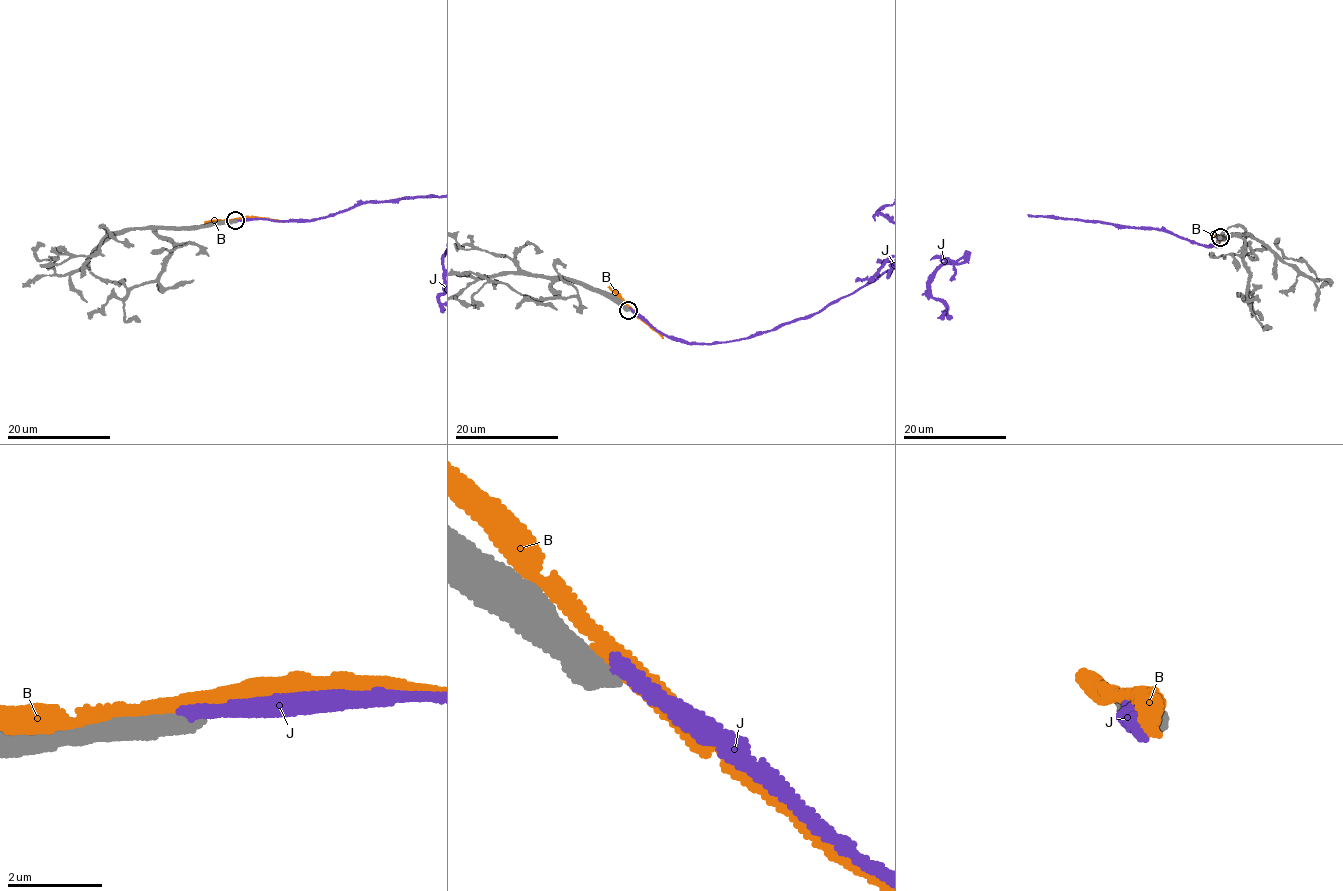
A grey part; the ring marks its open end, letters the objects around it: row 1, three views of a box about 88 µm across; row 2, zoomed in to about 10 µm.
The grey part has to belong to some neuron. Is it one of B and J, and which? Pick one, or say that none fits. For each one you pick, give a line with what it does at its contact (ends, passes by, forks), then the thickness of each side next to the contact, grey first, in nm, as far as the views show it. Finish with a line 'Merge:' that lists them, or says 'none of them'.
Merge: none of them

